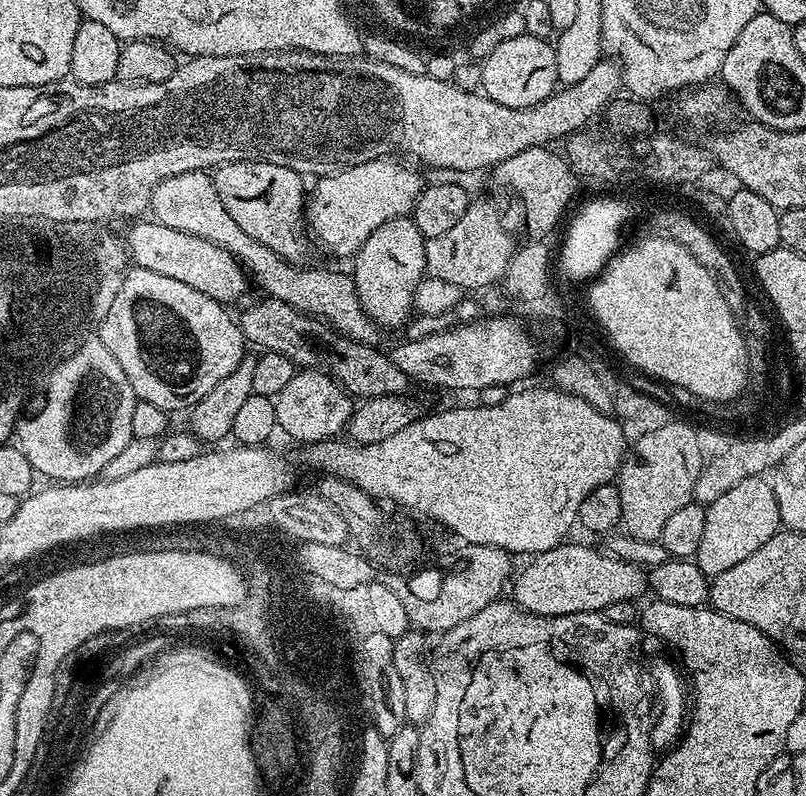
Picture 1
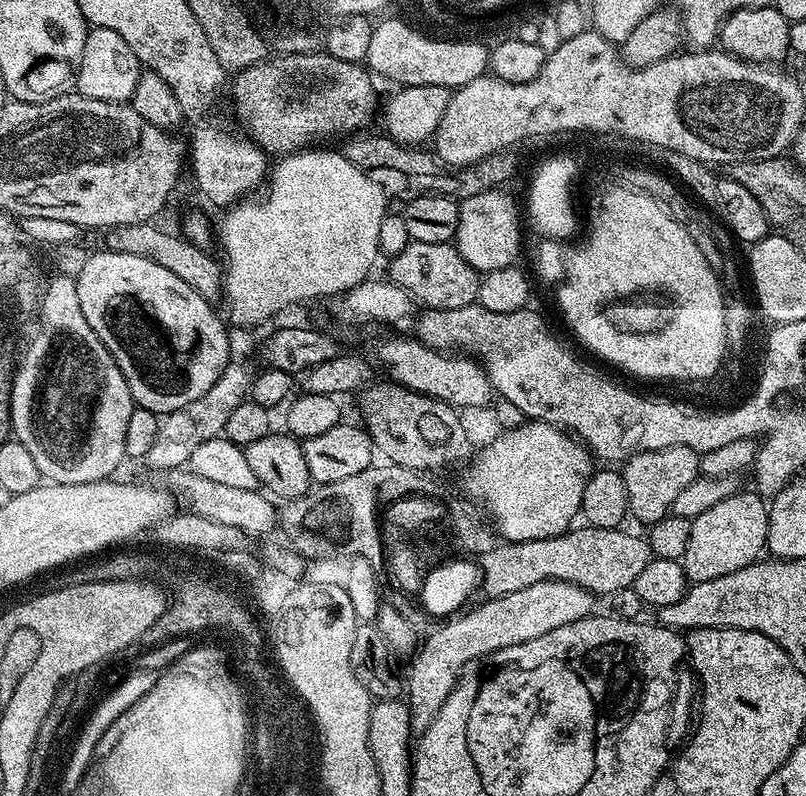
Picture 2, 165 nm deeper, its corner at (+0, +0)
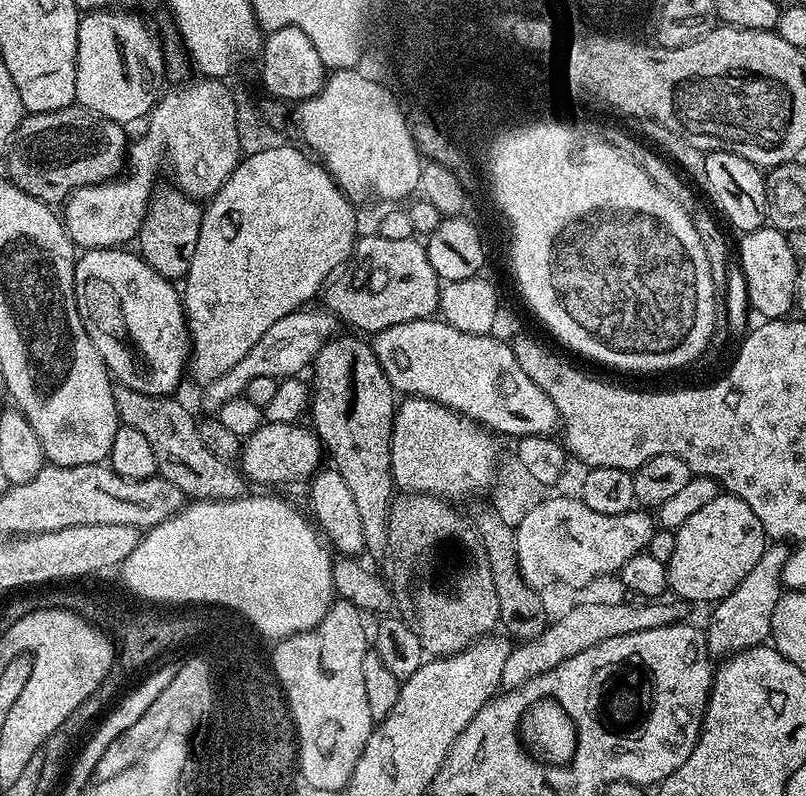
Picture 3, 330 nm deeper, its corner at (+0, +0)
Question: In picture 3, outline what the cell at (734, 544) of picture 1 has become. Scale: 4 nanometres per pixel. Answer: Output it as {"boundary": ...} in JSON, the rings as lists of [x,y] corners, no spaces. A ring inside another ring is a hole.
{"boundary":[[[721,494],[714,498],[714,502],[709,502],[707,506],[702,506],[702,510],[697,510],[691,518],[686,518],[682,526],[675,529],[676,541],[674,542],[674,555],[668,563],[668,586],[671,595],[681,601],[688,600],[709,600],[715,602],[726,598],[750,570],[754,570],[758,558],[762,558],[766,547],[766,537],[762,530],[762,522],[758,522],[758,517],[754,515],[754,510],[742,498]]]}

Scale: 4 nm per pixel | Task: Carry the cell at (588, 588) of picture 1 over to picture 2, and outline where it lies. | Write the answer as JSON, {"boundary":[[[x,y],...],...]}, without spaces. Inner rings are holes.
{"boundary":[[[544,580],[502,597],[485,599],[485,604],[470,609],[465,616],[456,614],[441,623],[444,624],[441,628],[434,629],[425,640],[423,637],[418,651],[410,660],[412,681],[406,684],[406,703],[412,712],[413,733],[423,734],[430,726],[446,698],[465,675],[464,667],[471,660],[483,661],[499,648],[530,642],[530,638],[538,638],[550,630],[558,630],[558,626],[593,615],[592,601],[593,594],[580,585]]]}

